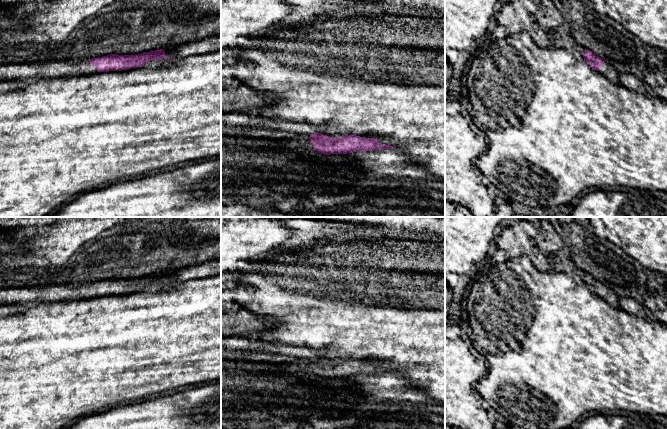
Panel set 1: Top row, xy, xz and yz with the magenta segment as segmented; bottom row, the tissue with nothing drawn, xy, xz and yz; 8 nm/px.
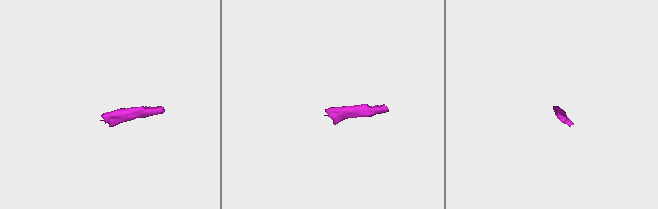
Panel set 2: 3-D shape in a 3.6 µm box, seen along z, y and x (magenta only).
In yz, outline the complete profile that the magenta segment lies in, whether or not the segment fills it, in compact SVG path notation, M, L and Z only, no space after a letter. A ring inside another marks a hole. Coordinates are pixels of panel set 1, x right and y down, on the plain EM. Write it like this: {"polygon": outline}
{"polygon": "M585 273L582 279L584 281L584 285L586 285L592 293L599 295L613 307L619 306L619 297L608 286L605 286L602 282L596 280L590 274Z"}

